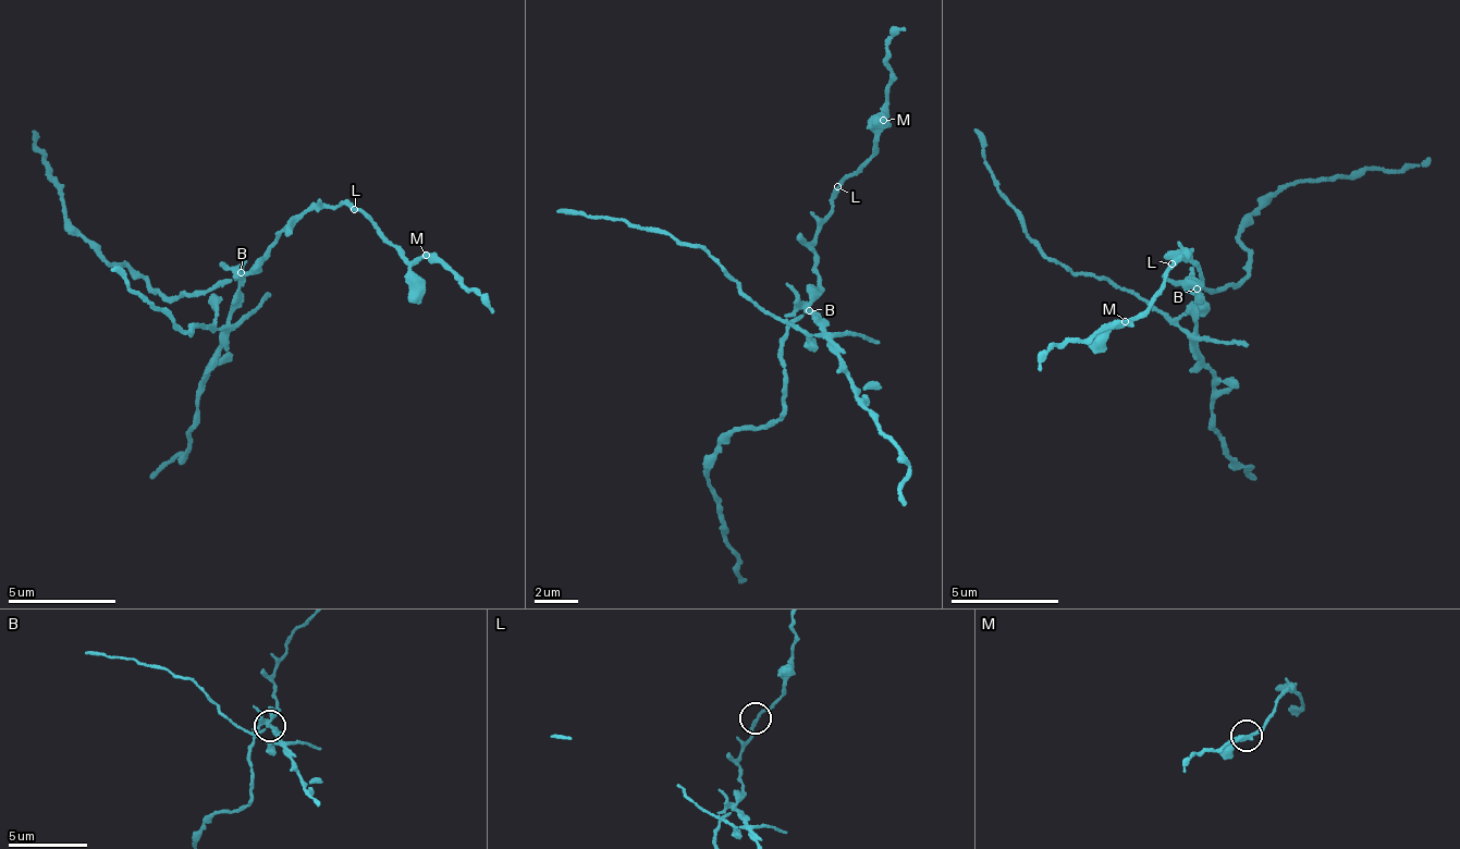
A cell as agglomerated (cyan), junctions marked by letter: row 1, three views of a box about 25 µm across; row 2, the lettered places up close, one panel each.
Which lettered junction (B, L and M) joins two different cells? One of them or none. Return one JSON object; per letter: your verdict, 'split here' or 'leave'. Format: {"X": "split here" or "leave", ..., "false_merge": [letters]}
{"B": "split here", "L": "leave", "M": "leave", "false_merge": ["B"]}

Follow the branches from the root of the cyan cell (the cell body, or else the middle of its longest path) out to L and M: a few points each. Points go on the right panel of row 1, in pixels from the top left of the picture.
L: (1189, 288), (1193, 291), (1203, 278), (1199, 266), (1186, 254), (1182, 260), (1169, 265)
M: (1189, 288), (1203, 278), (1186, 254), (1169, 265), (1144, 312), (1125, 321)

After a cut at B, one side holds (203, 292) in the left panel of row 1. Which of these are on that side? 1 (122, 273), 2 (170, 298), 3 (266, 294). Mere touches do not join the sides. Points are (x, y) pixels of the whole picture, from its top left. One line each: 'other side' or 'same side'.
1: other side
2: same side
3: other side

